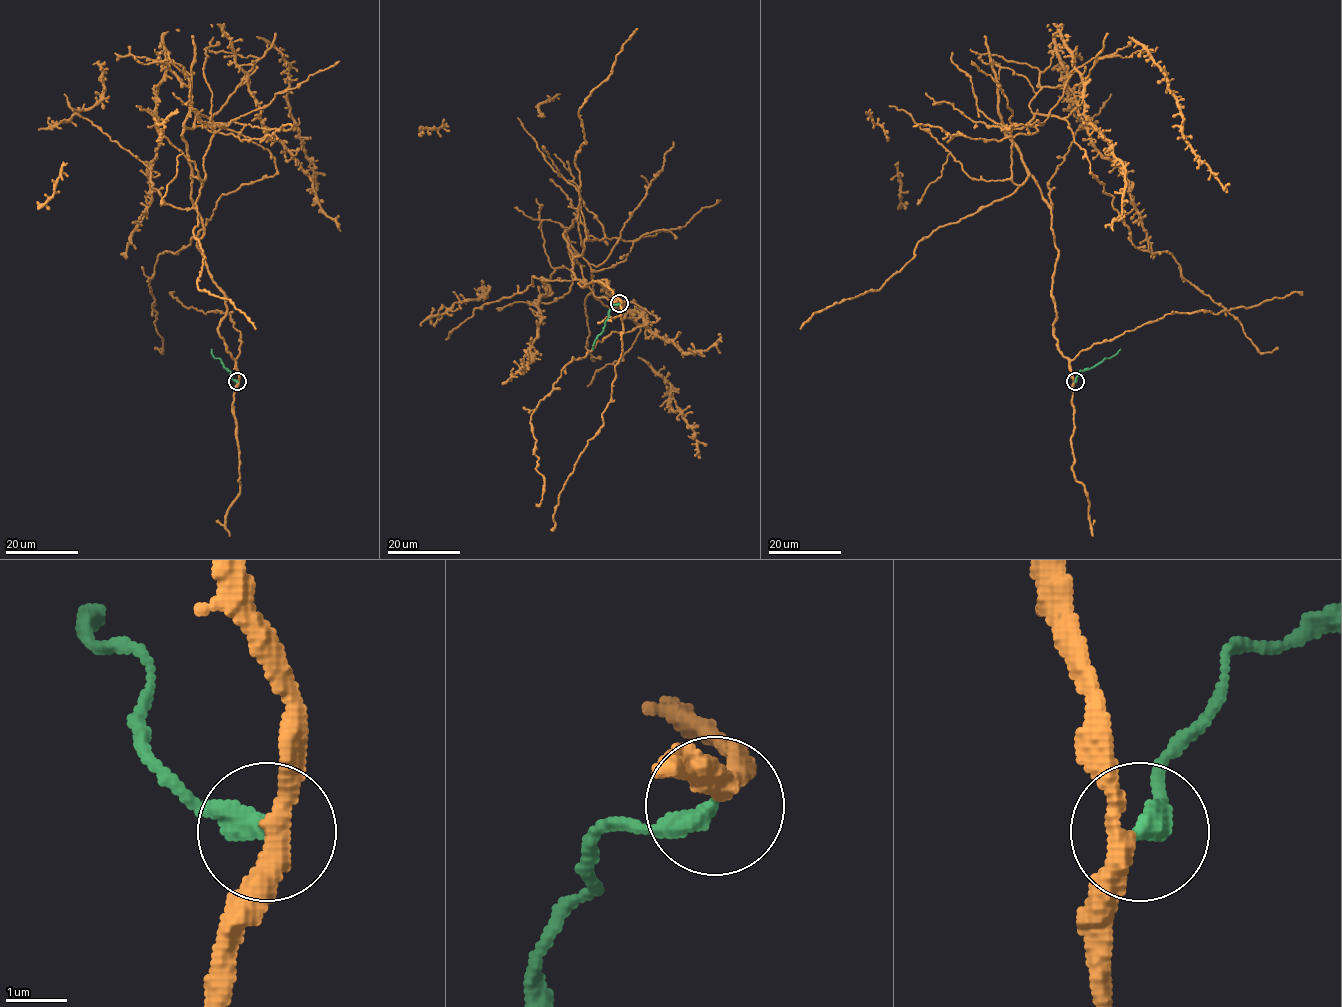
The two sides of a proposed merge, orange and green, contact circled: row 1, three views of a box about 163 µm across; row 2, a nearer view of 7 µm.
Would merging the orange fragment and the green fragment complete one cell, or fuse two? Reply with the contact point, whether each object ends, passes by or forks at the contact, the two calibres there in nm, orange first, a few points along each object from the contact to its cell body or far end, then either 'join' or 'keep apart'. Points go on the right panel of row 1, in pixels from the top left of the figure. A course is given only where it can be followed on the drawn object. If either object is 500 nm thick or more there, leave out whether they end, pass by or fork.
at (1075, 381); orange passes by; green ends there; 320 nm thick on the orange side, 360 nm on the other; orange runs (1074, 381), (1051, 210), (1005, 132), (1036, 113), (1069, 123), (1133, 244), (1275, 347); green runs (1074, 381), (1082, 370), (1097, 365), (1120, 349); keep apart

